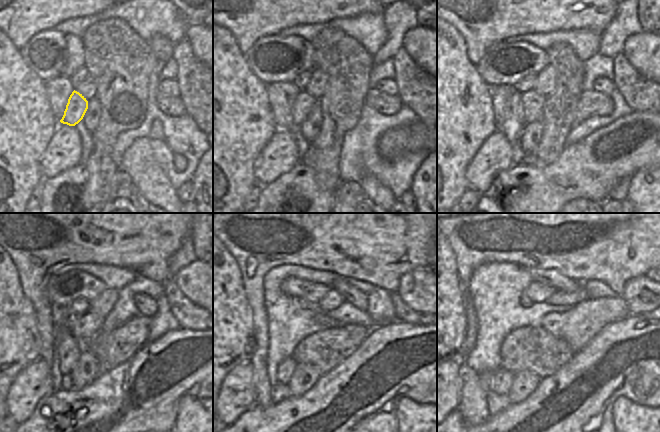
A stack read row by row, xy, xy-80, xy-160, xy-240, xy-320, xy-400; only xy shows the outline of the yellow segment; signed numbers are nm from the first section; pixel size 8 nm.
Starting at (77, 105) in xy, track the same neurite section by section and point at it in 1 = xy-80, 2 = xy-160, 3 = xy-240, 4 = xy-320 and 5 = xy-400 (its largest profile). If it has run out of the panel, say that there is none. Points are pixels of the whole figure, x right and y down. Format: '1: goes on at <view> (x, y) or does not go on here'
1: goes on at xy-80 (304, 102)
2: goes on at xy-160 (532, 103)
3: goes on at xy-240 (83, 328)
4: goes on at xy-320 (323, 319)
5: goes on at xy-400 (577, 326)

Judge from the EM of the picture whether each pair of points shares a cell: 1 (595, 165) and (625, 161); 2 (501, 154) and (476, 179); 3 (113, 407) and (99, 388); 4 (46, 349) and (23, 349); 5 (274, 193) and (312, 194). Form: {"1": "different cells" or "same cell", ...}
{"1": "same cell", "2": "same cell", "3": "same cell", "4": "different cells", "5": "same cell"}

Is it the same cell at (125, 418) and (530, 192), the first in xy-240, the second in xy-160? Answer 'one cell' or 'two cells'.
one cell

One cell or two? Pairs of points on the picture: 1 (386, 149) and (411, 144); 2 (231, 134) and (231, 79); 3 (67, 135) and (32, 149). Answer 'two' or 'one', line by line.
1: one
2: one
3: two

